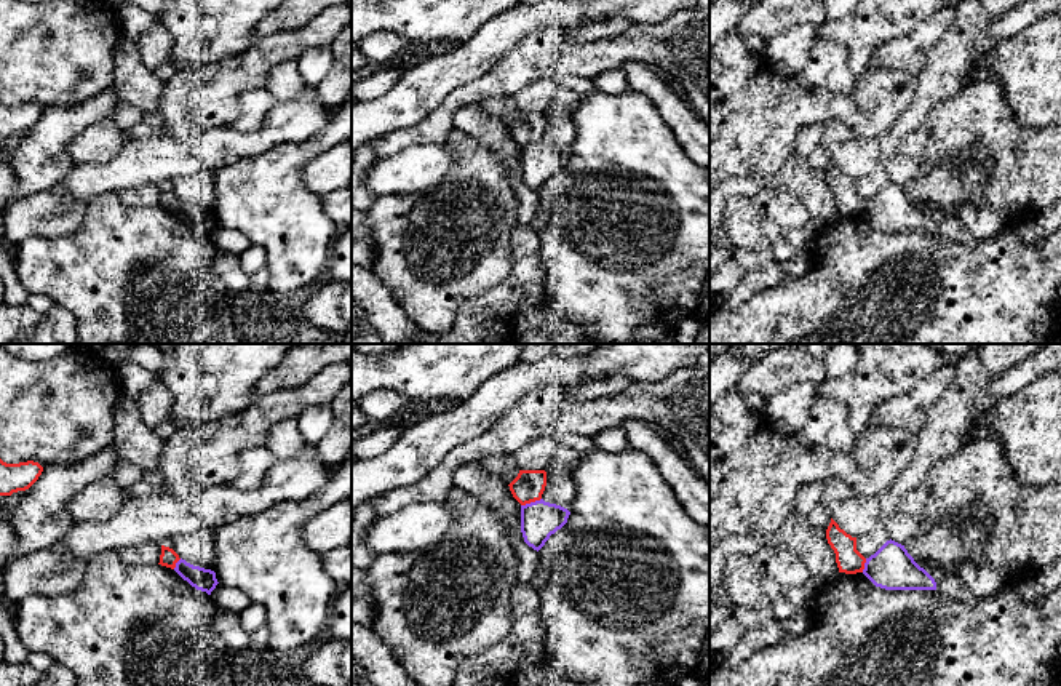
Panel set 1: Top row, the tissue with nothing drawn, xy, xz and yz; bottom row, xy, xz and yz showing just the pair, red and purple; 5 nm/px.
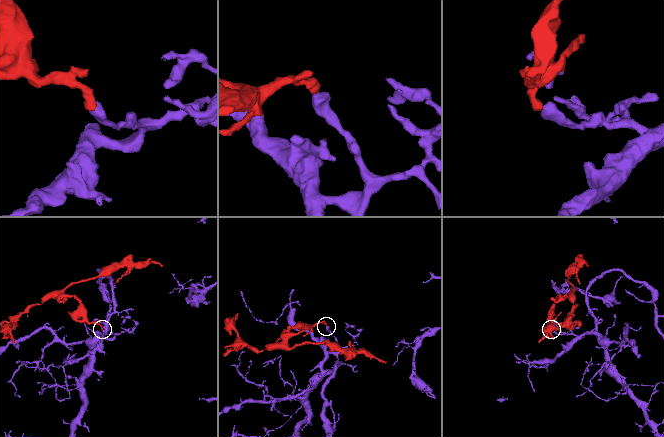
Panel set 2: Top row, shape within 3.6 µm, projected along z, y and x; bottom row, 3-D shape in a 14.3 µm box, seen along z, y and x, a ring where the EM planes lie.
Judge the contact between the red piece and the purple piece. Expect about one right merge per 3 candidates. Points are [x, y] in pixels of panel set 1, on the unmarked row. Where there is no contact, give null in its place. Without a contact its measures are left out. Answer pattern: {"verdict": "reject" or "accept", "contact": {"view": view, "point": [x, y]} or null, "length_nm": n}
{"verdict": "reject", "contact": {"view": "xz", "point": [531, 143]}, "length_nm": 110}

